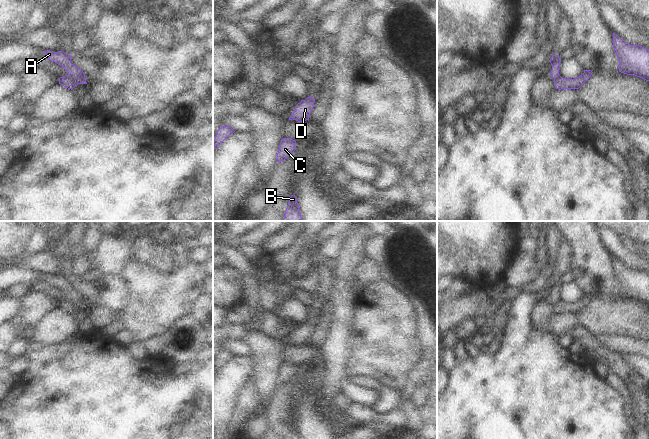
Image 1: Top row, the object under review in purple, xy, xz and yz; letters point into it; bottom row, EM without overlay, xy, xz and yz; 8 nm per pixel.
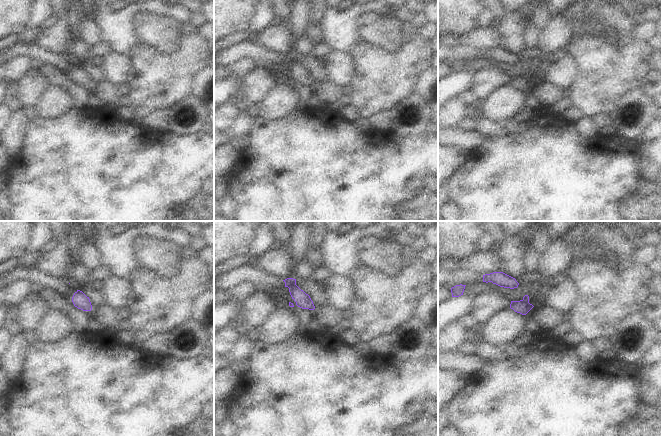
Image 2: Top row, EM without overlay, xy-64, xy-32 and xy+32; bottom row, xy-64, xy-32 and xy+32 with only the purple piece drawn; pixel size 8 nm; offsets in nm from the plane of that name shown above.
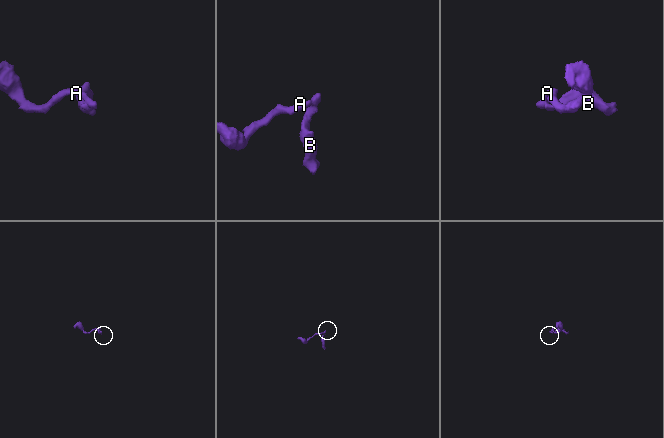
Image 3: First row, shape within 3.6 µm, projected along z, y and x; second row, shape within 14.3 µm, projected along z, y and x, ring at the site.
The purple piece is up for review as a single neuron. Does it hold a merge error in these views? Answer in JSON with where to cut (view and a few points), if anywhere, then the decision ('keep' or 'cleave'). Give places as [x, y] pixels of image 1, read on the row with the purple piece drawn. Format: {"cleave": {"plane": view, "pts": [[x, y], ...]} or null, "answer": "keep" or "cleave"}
{"cleave": {"plane": "xy", "pts": [[68, 73], [79, 83]]}, "answer": "cleave"}

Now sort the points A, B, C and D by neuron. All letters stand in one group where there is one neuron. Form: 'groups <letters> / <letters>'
groups A D / B C

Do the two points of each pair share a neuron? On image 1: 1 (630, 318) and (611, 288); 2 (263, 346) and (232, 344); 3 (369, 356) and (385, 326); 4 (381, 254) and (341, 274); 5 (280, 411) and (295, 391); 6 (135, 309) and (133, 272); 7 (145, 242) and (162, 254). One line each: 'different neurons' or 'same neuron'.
1: different neurons
2: different neurons
3: same neuron
4: different neurons
5: same neuron
6: same neuron
7: same neuron

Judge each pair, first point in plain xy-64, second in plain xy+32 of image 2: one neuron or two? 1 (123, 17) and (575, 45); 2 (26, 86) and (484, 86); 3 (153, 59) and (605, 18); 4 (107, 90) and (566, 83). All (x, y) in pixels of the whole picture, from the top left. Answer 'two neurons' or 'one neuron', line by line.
1: two neurons
2: one neuron
3: one neuron
4: two neurons

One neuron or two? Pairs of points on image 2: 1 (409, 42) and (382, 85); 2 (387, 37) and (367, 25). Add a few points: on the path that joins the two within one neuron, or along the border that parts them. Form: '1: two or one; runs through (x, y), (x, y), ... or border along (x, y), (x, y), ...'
1: one; runs through (409, 53), (409, 58), (393, 74)
2: one; runs through (382, 32), (372, 26)

